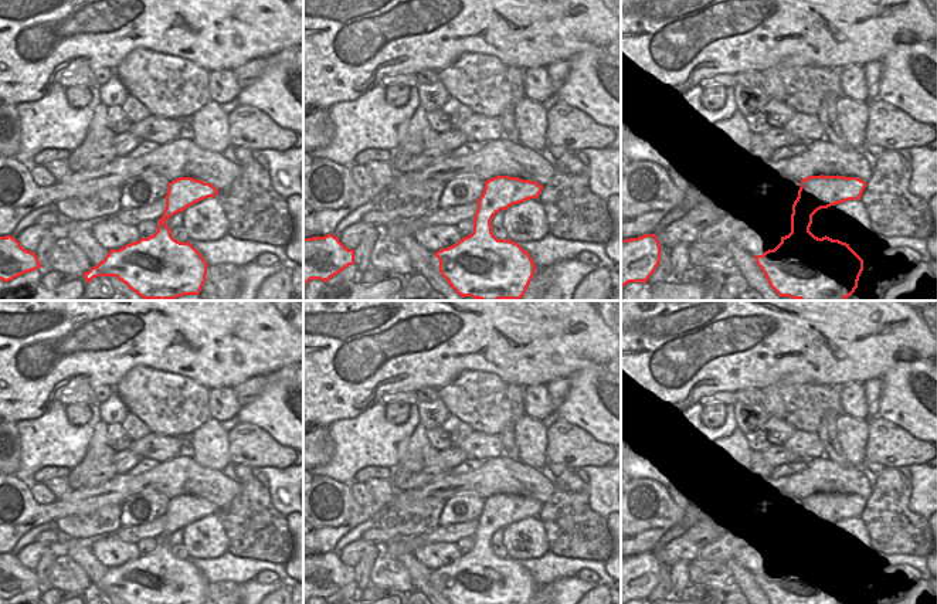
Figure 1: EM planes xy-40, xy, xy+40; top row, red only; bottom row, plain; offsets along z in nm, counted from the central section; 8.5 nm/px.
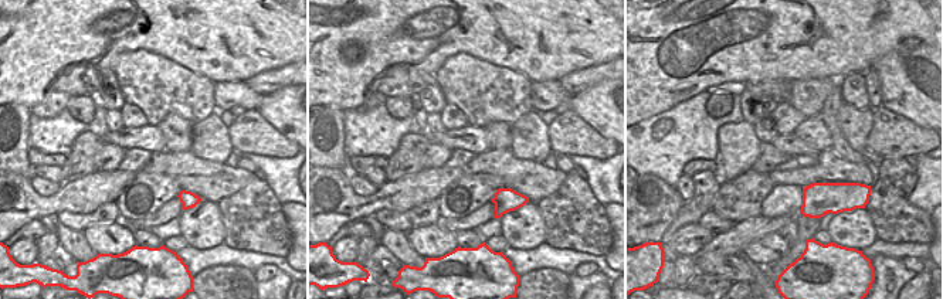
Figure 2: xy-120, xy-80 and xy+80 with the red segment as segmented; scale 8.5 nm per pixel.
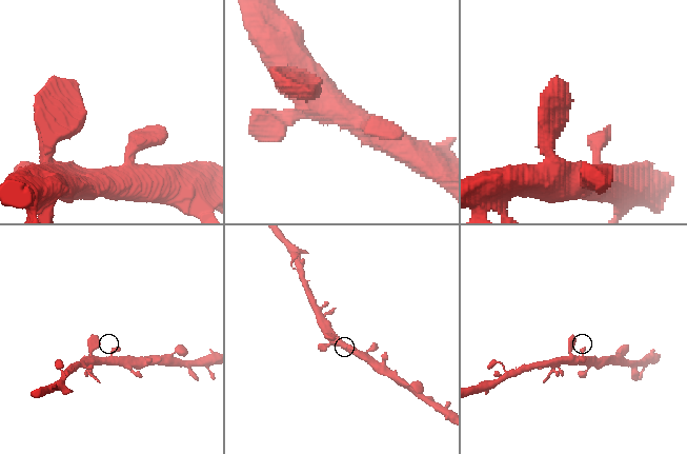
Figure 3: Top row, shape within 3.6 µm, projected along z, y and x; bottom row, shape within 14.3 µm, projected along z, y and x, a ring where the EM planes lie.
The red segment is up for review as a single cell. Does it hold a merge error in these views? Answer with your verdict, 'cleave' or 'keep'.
keep

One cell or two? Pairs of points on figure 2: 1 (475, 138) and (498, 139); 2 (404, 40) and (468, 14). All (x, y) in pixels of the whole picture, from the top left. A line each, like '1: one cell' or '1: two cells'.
1: two cells
2: one cell

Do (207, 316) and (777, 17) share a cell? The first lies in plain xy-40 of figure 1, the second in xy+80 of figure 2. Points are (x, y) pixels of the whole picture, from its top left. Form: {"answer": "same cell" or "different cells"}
{"answer": "same cell"}

